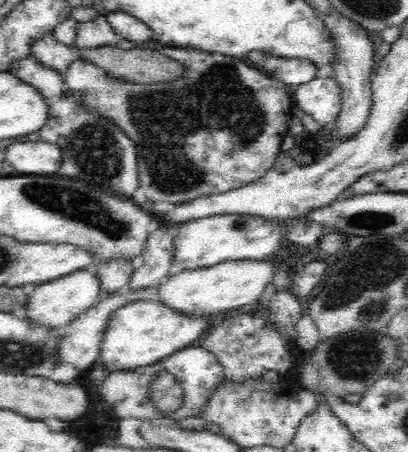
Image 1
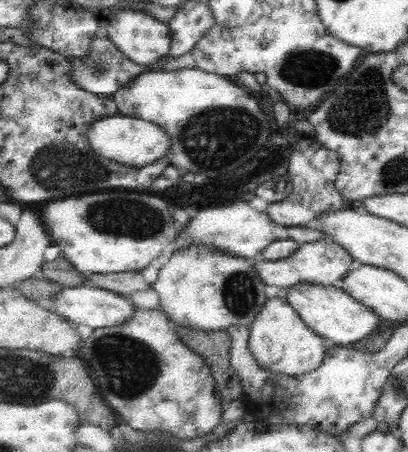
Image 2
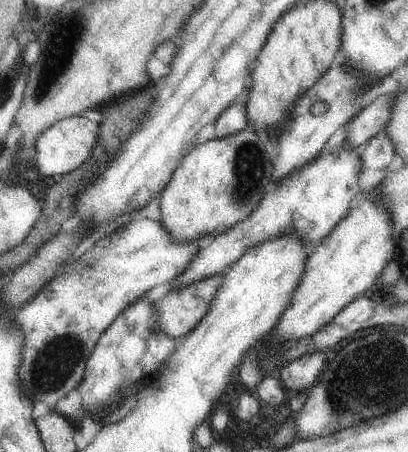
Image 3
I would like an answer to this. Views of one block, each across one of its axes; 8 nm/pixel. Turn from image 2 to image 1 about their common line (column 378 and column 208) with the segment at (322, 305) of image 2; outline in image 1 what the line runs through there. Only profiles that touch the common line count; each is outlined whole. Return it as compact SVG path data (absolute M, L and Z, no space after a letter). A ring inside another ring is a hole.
M138 300L126 304L110 316L110 324L106 326L100 346L102 366L108 372L120 372L162 364L162 360L166 360L168 356L174 356L176 352L182 352L184 348L192 346L192 342L198 340L202 332L206 332L210 320L212 324L216 324L214 316L188 316L184 312L168 308L162 302Z

